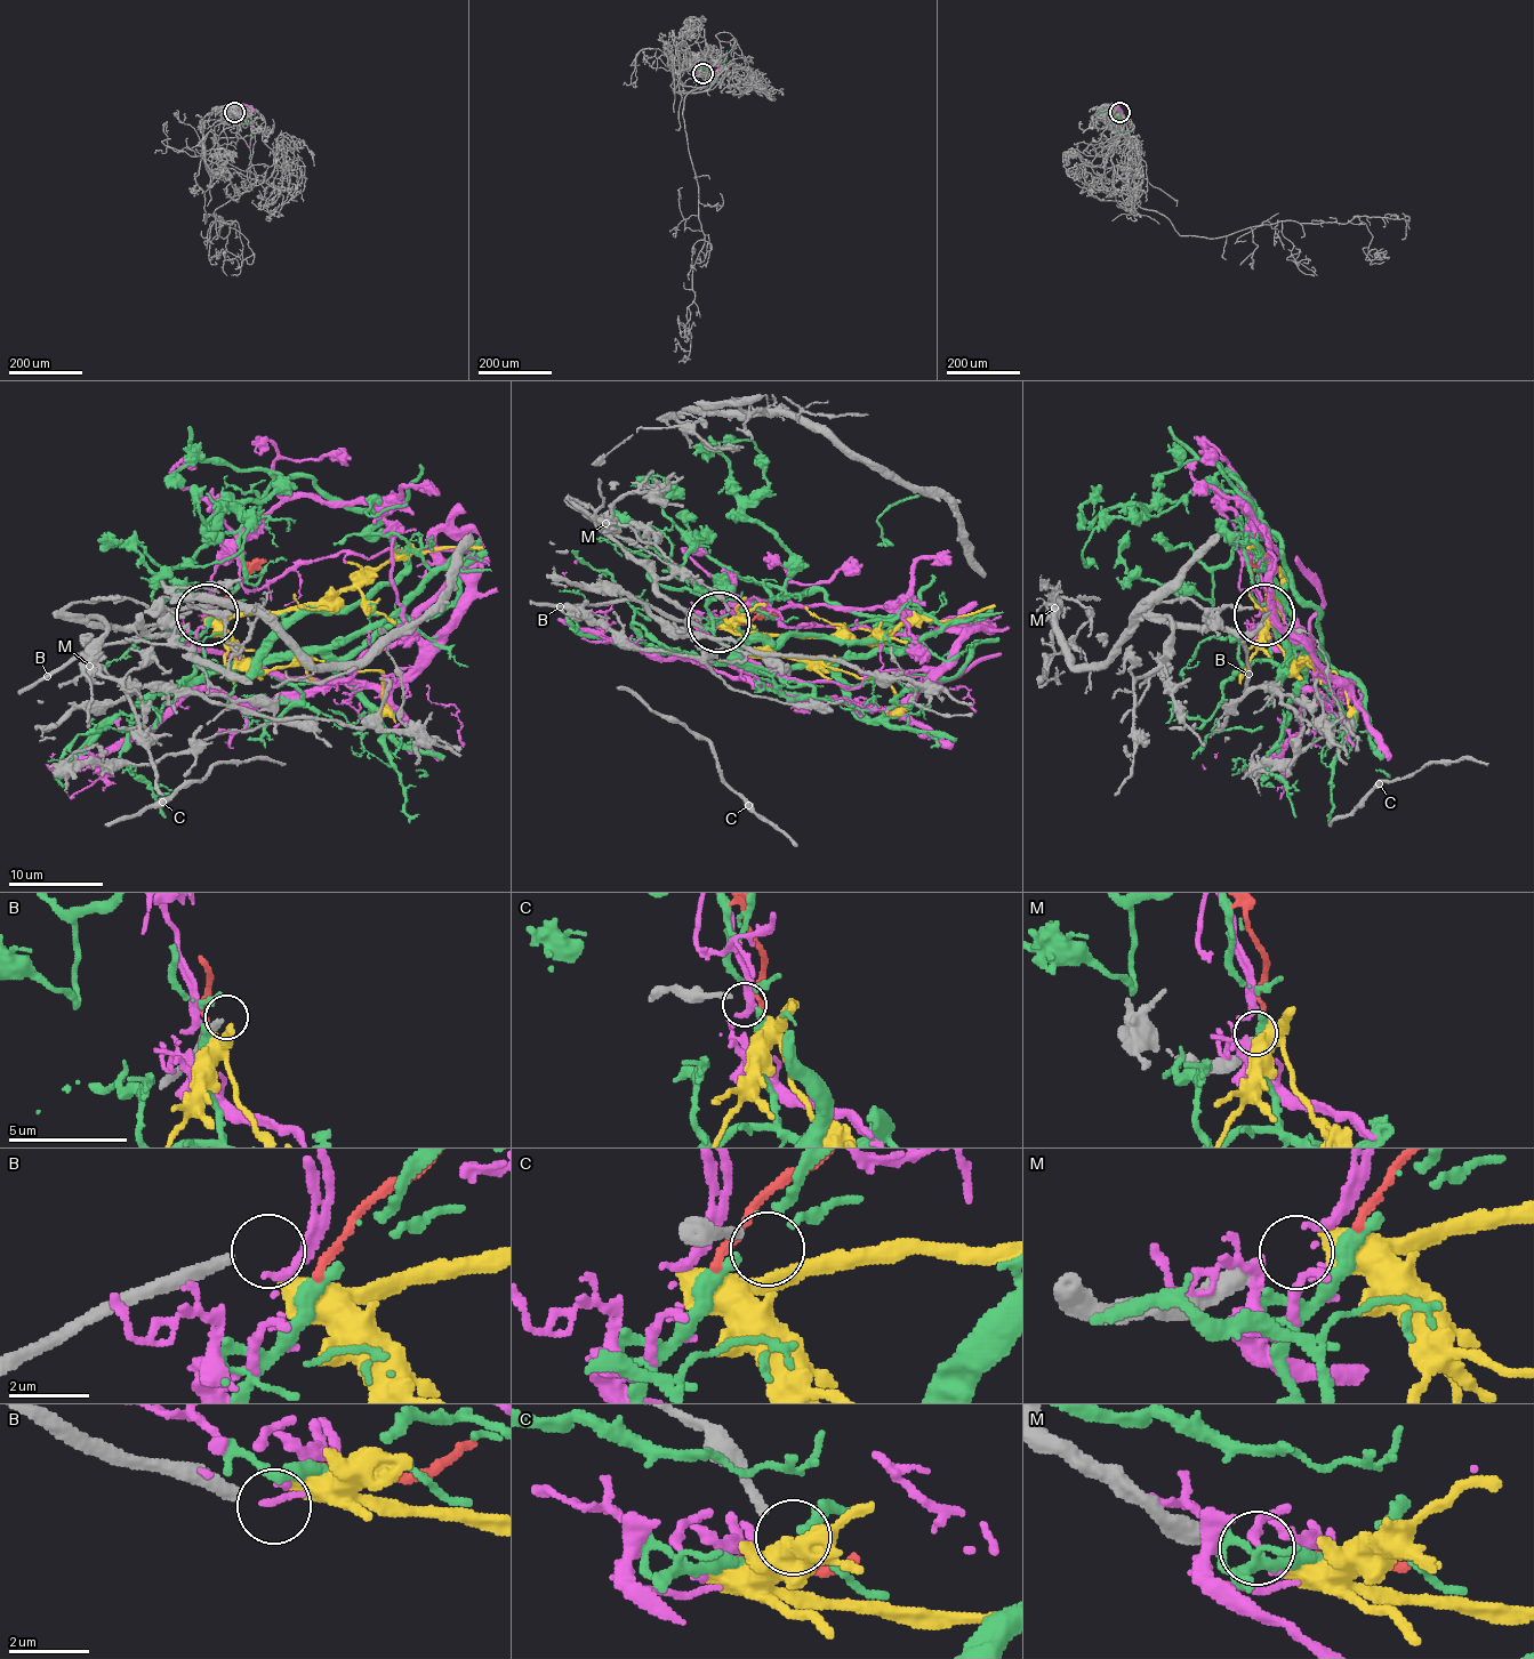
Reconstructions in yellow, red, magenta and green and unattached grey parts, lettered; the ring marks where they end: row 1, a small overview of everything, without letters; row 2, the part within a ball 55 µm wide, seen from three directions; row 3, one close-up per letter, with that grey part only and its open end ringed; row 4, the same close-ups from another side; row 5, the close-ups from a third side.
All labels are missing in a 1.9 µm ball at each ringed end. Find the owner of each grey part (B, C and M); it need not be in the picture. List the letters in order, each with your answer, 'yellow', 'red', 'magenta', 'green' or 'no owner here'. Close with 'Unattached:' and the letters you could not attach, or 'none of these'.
B: no owner here
C: no owner here
M: yellow
Unattached: B, C

